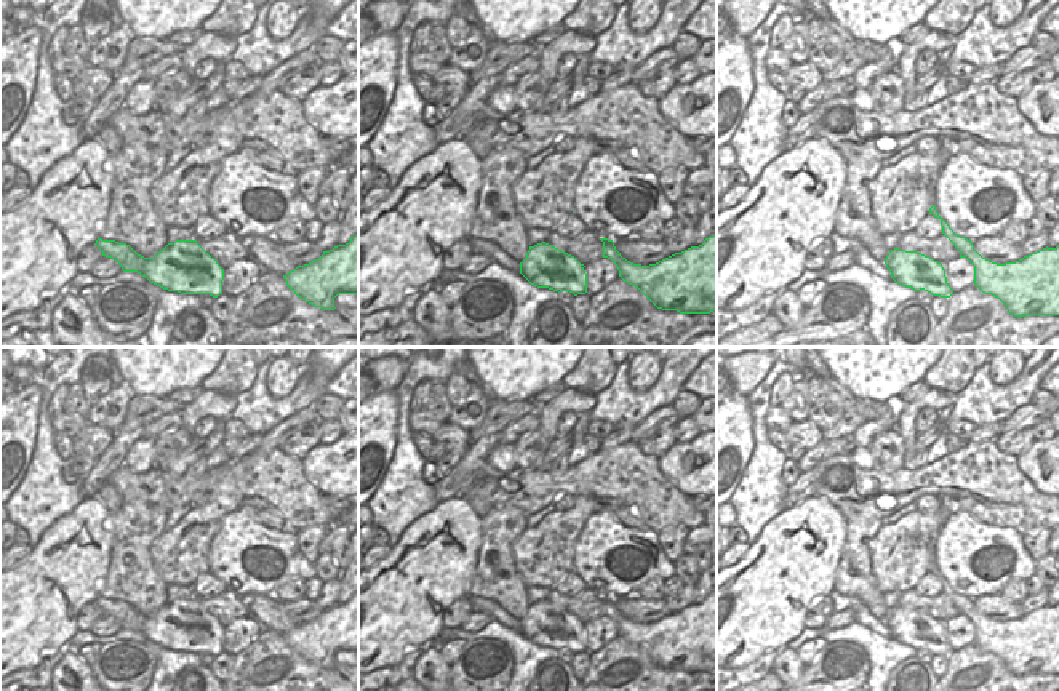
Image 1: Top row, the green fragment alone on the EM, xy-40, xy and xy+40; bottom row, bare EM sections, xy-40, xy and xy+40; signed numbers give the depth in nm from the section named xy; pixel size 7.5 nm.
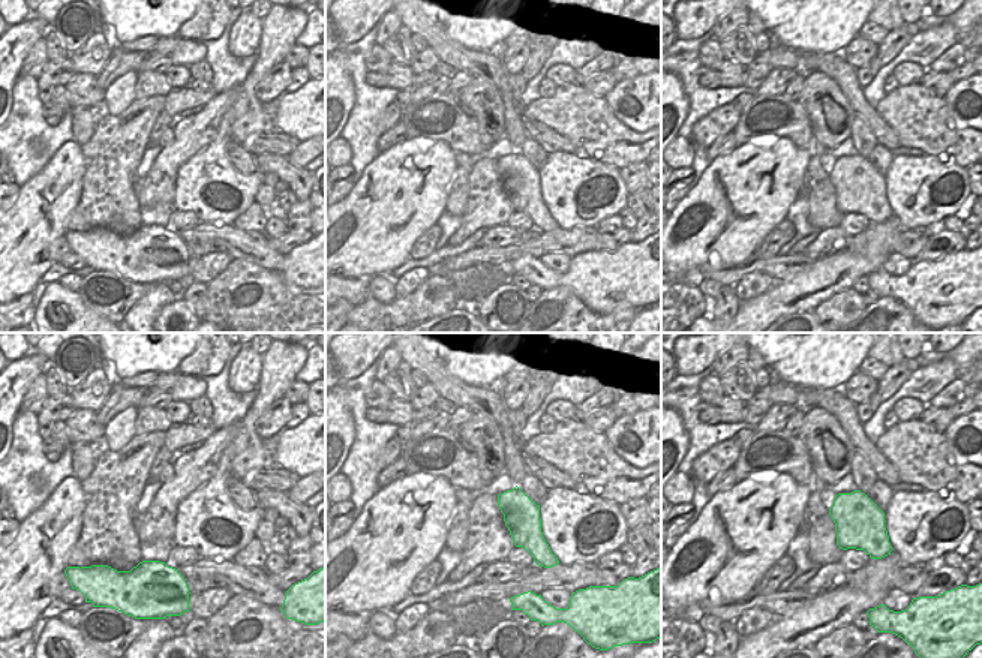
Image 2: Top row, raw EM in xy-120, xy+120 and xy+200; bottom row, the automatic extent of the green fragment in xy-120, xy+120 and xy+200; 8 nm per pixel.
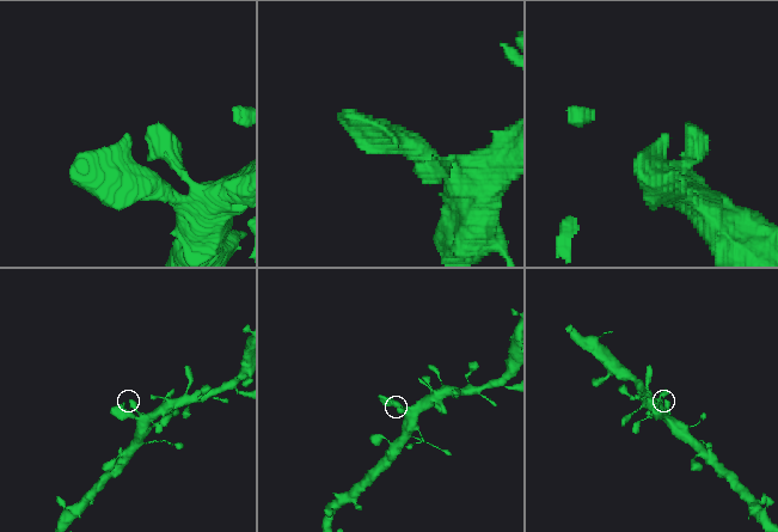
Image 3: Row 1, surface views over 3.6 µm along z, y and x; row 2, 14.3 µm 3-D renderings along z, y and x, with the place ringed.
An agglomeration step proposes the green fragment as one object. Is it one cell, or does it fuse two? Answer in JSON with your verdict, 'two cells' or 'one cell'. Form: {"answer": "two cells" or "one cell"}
{"answer": "one cell"}

